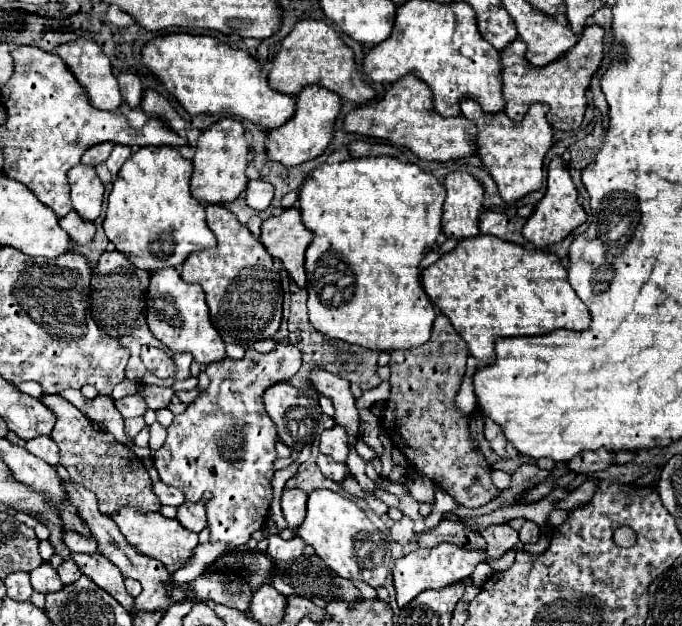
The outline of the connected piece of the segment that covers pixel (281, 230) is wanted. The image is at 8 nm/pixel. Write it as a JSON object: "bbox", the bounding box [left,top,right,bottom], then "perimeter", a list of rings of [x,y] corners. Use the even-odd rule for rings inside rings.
{"bbox":[259,207,313,287],"perimeter":[[[295,207],[273,215],[261,225],[259,241],[271,257],[283,261],[283,267],[299,287],[305,287],[305,249],[313,241],[313,231],[301,223],[301,211]]]}

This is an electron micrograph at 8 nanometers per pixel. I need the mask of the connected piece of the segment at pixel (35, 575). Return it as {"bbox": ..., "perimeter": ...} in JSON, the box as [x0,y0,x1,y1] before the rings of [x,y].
{"bbox":[31,561,63,593],"perimeter":[[[43,561],[37,569],[33,569],[31,573],[31,585],[35,591],[39,593],[53,593],[53,591],[59,591],[63,587],[57,571],[51,567],[49,561]]]}

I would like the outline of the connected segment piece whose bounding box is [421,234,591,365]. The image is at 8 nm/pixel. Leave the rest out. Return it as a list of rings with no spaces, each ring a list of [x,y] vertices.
[[[489,235],[461,239],[453,251],[441,255],[439,261],[423,269],[421,283],[429,299],[449,317],[455,331],[465,339],[469,353],[483,365],[489,363],[489,349],[493,351],[493,343],[499,337],[545,335],[555,329],[583,331],[591,327],[591,313],[569,285],[567,269],[555,253],[543,249],[529,251],[517,243],[505,243],[503,239],[493,239]]]

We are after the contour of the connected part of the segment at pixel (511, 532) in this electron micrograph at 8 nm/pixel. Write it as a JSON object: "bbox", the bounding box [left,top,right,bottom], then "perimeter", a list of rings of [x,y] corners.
{"bbox":[481,525,519,557],"perimeter":[[[489,525],[485,531],[481,531],[481,535],[487,541],[487,555],[489,557],[501,557],[507,549],[515,547],[515,543],[519,541],[519,533],[507,525]]]}

